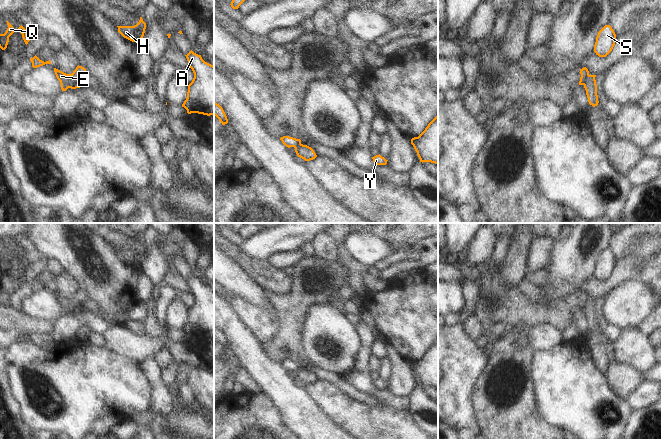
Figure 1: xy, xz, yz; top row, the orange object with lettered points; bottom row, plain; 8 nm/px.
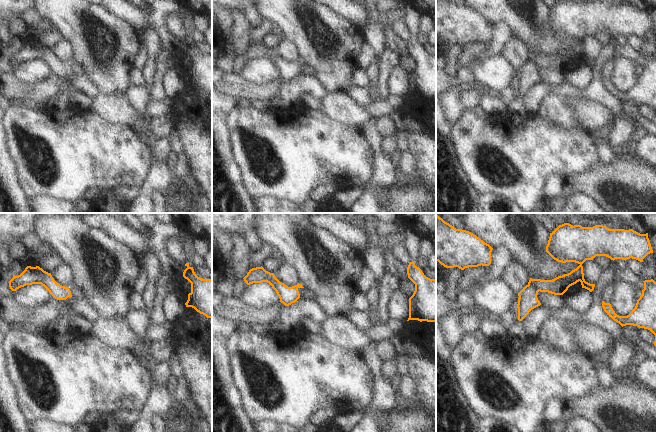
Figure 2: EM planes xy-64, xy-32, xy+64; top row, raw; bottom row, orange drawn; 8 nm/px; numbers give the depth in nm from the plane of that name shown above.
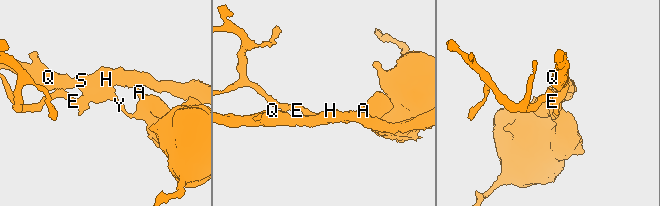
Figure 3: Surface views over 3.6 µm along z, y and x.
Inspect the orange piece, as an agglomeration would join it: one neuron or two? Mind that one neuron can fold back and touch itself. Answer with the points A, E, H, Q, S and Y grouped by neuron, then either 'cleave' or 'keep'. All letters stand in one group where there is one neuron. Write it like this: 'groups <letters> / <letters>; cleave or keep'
groups A E Y / H Q S; cleave

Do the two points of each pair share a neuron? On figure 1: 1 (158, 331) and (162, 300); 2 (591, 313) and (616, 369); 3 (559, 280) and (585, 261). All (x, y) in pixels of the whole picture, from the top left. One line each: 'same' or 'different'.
1: different
2: different
3: same

